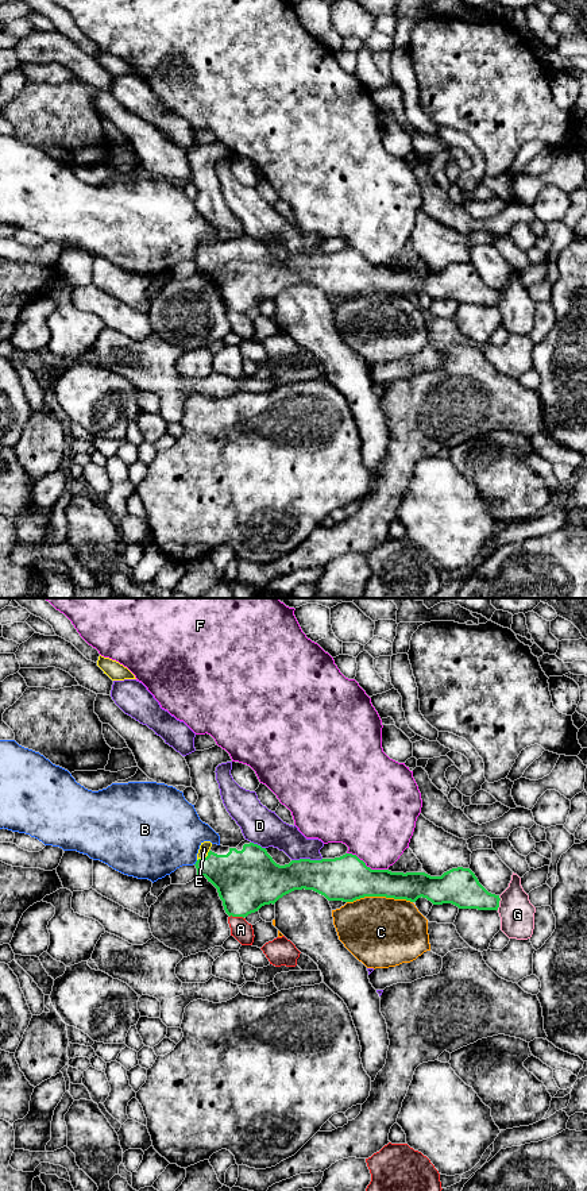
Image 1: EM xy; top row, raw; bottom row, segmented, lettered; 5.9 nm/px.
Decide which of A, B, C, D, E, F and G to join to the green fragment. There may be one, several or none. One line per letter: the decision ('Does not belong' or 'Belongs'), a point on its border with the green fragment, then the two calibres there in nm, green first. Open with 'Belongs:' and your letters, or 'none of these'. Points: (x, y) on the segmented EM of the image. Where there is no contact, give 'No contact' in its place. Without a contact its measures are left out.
Belongs: E
A: Does not belong. Touches green at xy (236, 916). Thickness 360 nm (green) against 120 nm
B: Does not belong. Touches green at xy (196, 863). Thickness 280 nm (green) against 420 nm
C: Does not belong. Touches green at xy (379, 895). Thickness 280 nm (green) against 420 nm
D: Does not belong. Touches green at xy (306, 859). Thickness 260 nm (green) against 170 nm
E: Belongs. Touches green at xy (204, 858). Thickness 320 nm (green) against 60 nm
F: Does not belong. Touches green at xy (366, 866). Thickness 280 nm (green) against 440 nm
G: Does not belong. Touches green at xy (498, 902). Thickness 220 nm (green) against 200 nm

